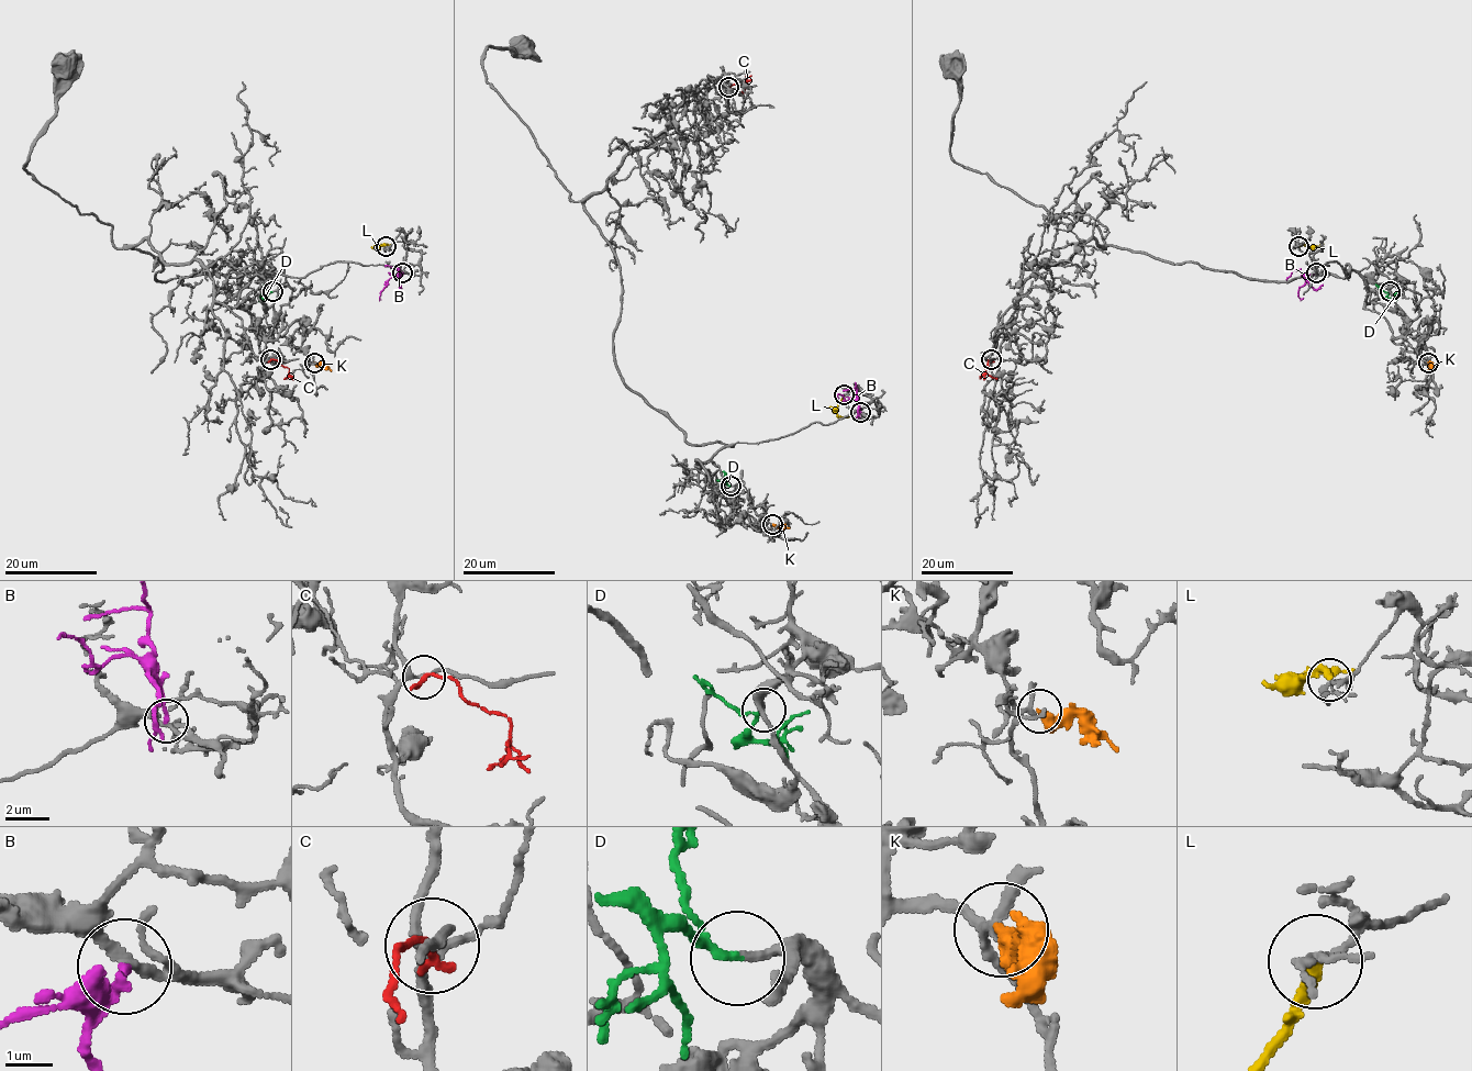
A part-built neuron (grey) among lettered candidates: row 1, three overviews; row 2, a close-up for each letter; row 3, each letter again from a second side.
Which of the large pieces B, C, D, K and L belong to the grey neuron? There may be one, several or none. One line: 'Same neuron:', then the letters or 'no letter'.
Same neuron: B, D

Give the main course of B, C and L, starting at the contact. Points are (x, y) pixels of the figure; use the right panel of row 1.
B: (1316, 272), (1302, 277), (1305, 283), (1298, 292), (1303, 299)
C: (992, 359), (985, 368), (996, 379)
L: (1298, 246), (1319, 245)

